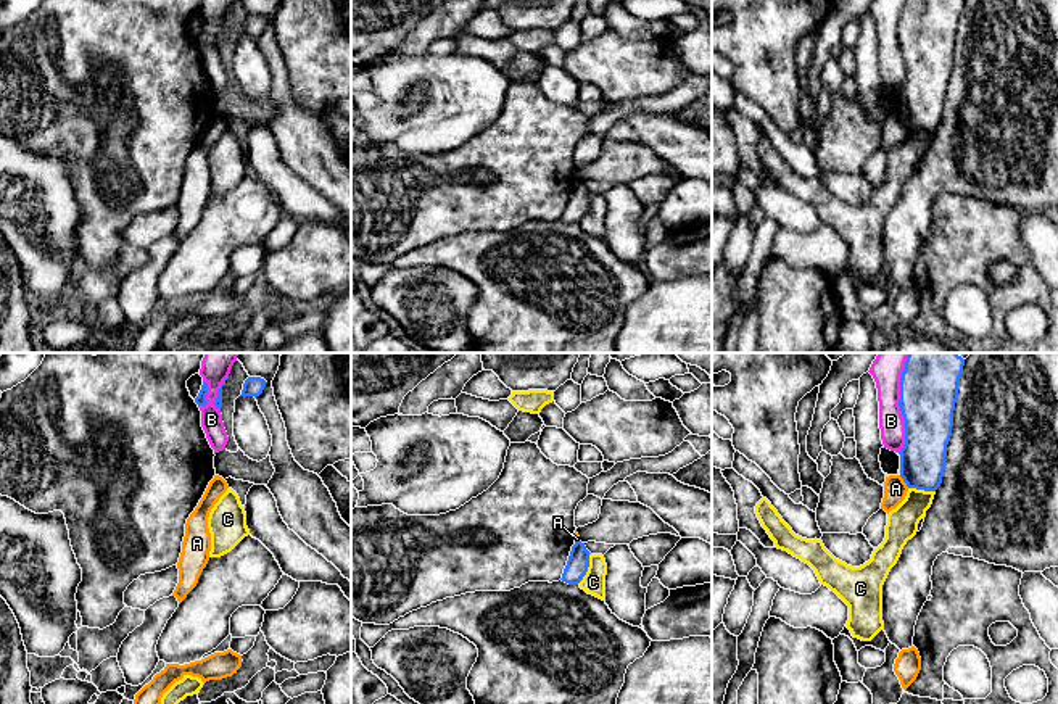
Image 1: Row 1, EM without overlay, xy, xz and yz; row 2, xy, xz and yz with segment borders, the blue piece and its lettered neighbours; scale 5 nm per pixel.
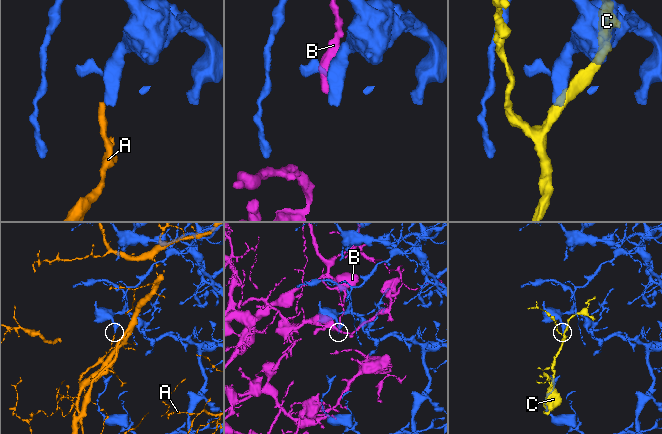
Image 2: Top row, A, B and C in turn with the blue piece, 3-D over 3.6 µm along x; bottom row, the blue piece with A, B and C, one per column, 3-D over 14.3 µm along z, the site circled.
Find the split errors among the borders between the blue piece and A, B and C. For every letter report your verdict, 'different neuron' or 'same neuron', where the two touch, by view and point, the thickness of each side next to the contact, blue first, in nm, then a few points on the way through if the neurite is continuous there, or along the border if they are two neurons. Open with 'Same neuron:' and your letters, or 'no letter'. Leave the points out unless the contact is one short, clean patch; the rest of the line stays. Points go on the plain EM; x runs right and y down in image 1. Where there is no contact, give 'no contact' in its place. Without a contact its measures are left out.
Same neuron: no letter
A: different neuron; meets blue in yz at (904, 120); 220 nm thick on the blue side, 110 nm on the other; border along yz (899, 115), (909, 126)
B: different neuron; meets blue in yz at (900, 47); 280 nm thick on the blue side, 140 nm on the other
C: different neuron; meets blue in xz at (586, 208); 110 nm thick on the blue side, 110 nm on the other

